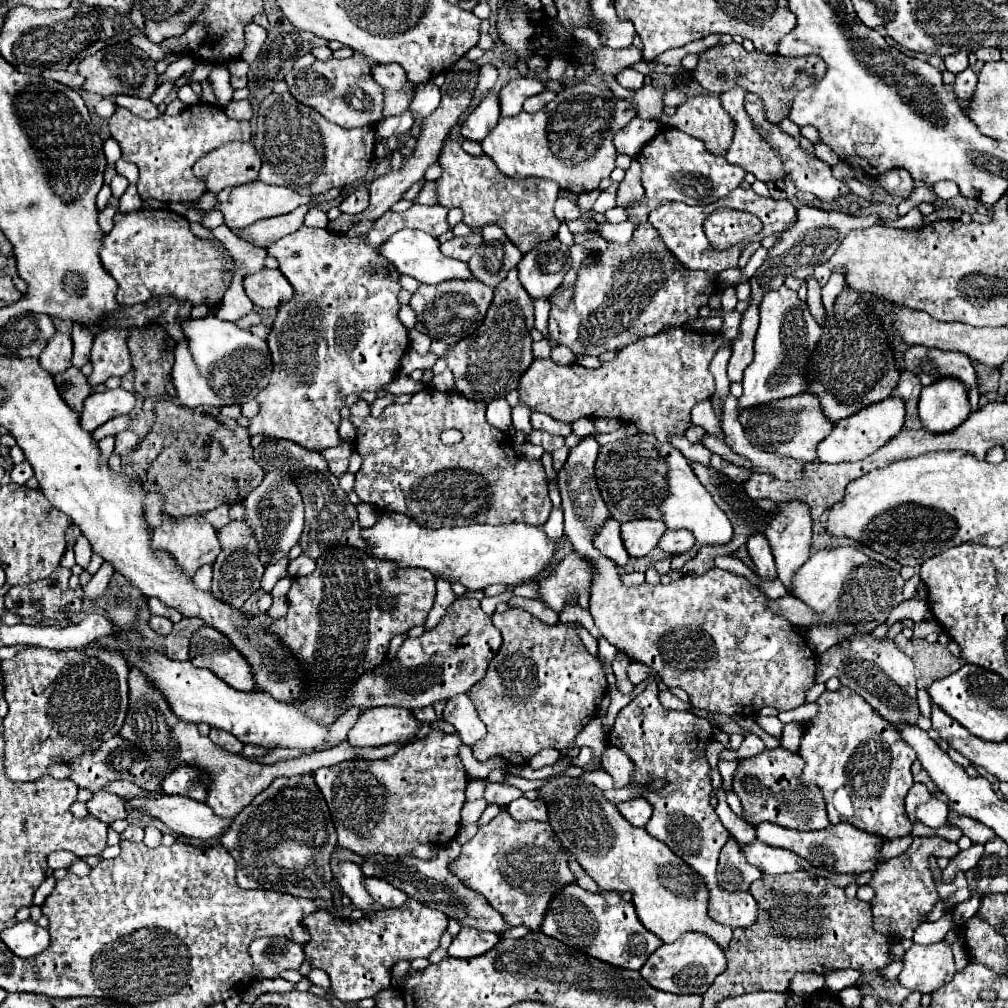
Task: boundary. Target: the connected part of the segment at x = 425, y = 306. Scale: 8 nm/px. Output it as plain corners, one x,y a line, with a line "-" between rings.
449,279
437,285
419,285
419,289
413,293
409,307
417,315
415,329
429,339
441,339
449,345
465,339
483,323
487,307
493,299
493,287
487,287
479,283
477,279

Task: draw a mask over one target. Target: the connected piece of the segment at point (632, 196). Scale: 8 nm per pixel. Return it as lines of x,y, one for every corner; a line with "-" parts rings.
637,159
631,163
631,167
625,173
625,179
619,183
617,195
619,195
617,197
619,207
627,207
645,195
643,181
641,181
641,165
637,163

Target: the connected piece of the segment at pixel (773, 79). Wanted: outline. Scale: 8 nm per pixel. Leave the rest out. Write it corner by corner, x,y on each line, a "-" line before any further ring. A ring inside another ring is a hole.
729,43
729,45
715,45
707,51
699,53
699,63
691,71
693,79
703,85
711,93
725,93
733,89
735,85
745,87
747,91
755,93
763,99
765,105
765,117
771,123
779,123
787,117
787,111
791,107
791,99
795,91
817,83
825,75
825,63
823,59
815,55
807,57
781,57
781,55
767,55
761,51
747,53
741,43

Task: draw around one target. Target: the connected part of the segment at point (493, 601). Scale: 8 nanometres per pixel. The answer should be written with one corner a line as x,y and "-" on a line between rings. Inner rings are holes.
511,593
497,595
497,597
483,597
483,601
481,601
481,605
483,605
483,611
485,611
487,615
493,615
493,611
495,611
495,605
497,605
497,603
501,603
501,601
507,601
509,597
511,597

